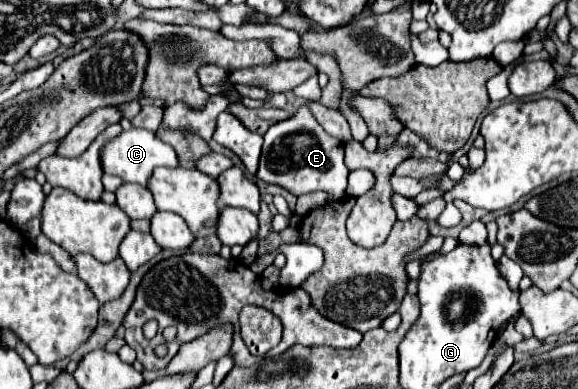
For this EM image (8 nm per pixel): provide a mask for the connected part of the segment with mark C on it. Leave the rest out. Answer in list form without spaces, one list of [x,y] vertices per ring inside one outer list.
[[[130,129],[130,131],[122,131],[100,149],[100,163],[102,163],[104,173],[118,175],[126,183],[146,185],[148,175],[152,175],[154,167],[176,167],[178,157],[176,157],[176,151],[168,143],[156,137],[156,133],[146,131],[146,129]]]

